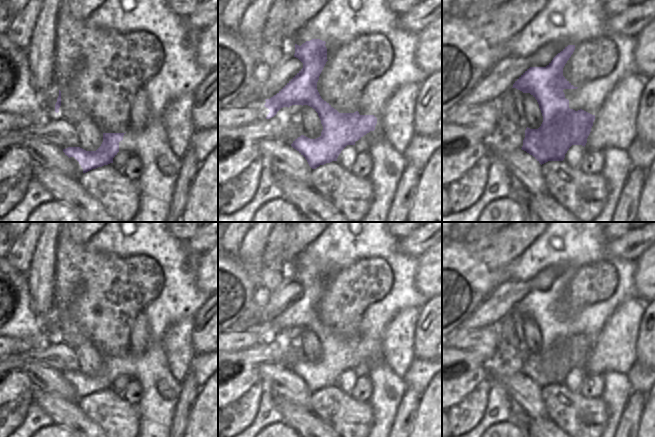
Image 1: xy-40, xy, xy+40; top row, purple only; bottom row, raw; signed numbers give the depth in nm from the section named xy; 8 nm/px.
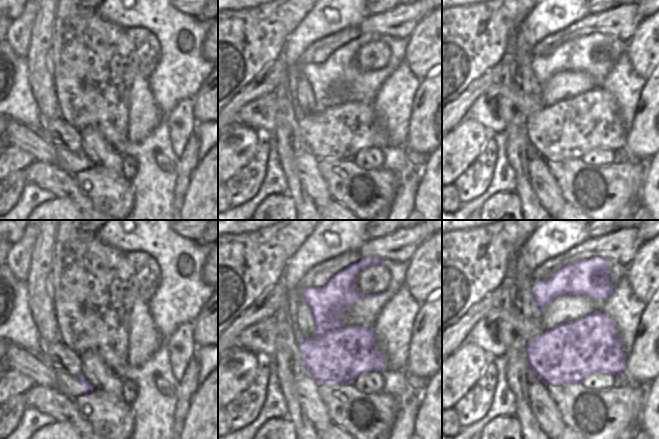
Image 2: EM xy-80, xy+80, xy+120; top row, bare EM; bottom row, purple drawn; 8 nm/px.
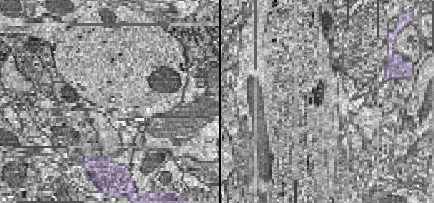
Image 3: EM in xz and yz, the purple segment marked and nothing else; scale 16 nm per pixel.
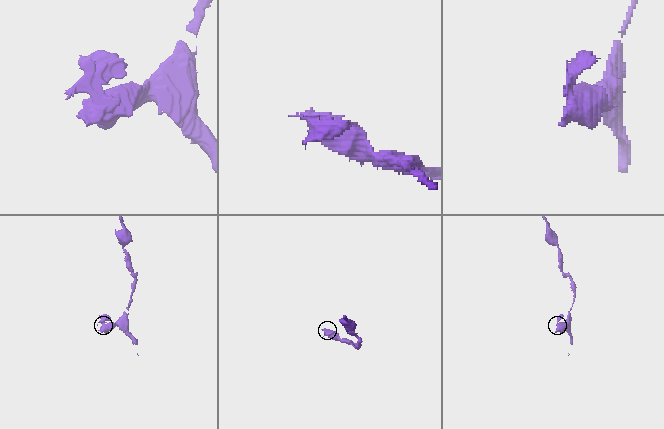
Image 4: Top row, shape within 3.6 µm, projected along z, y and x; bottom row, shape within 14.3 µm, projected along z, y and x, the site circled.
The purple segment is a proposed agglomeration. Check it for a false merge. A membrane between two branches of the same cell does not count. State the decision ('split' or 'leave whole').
split

